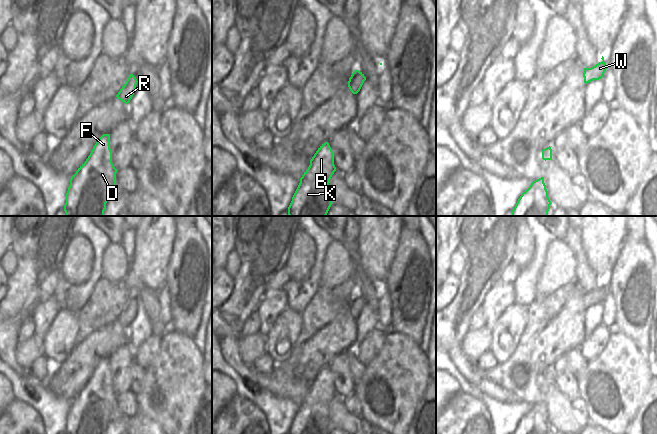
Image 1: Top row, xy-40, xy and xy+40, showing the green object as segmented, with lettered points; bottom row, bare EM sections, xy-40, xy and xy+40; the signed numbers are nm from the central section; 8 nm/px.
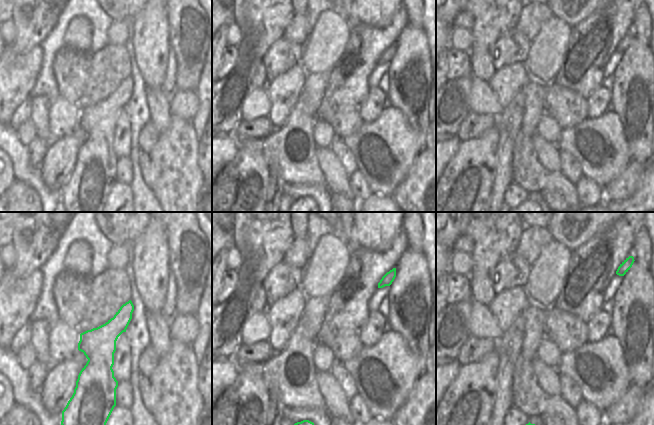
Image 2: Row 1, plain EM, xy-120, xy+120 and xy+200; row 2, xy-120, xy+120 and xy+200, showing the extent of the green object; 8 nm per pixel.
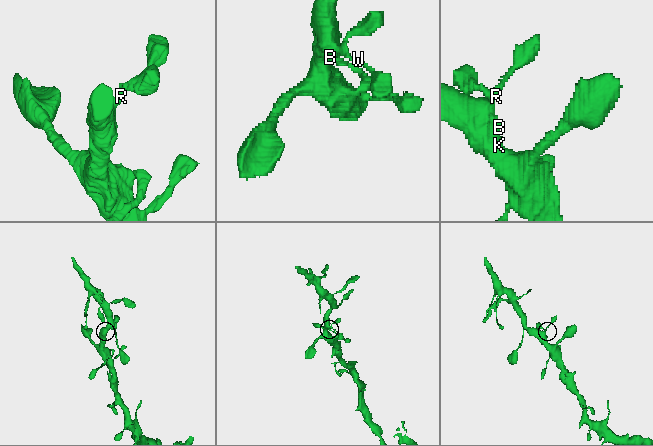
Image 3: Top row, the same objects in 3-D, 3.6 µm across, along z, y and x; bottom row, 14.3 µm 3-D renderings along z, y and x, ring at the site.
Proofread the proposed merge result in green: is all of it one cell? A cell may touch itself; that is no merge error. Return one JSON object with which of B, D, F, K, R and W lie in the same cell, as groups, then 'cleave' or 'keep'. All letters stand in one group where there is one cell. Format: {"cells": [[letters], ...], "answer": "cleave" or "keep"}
{"cells": [["B", "D", "F", "K", "R", "W"]], "answer": "keep"}

